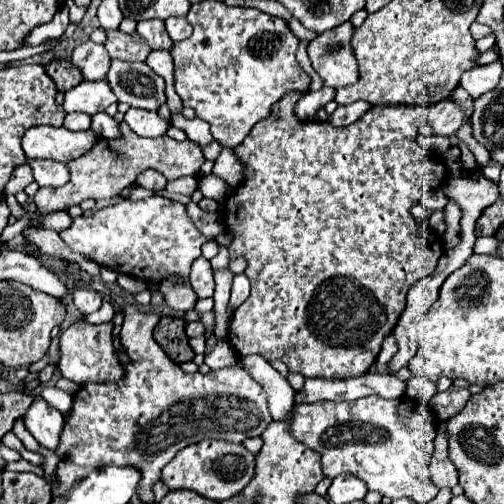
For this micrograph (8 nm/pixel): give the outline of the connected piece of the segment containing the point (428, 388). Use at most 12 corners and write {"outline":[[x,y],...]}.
{"outline":[[425,378],[407,382],[407,396],[425,404],[435,396],[435,382]]}

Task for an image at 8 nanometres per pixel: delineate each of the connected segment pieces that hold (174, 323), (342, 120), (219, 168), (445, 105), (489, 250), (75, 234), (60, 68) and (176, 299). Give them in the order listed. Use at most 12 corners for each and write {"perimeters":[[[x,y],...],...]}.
{"perimeters":[[[161,318],[153,338],[175,364],[195,356],[181,318]],[[365,102],[337,106],[329,116],[333,126],[349,126],[371,106]],[[223,148],[213,174],[227,180],[231,188],[243,182],[245,164],[230,148]],[[451,98],[429,108],[439,136],[455,134],[467,120]],[[477,238],[473,250],[477,254],[497,252],[497,240]],[[163,196],[79,216],[61,238],[153,284],[185,282],[209,238]],[[51,60],[45,70],[59,92],[83,82],[69,60]],[[189,284],[161,288],[165,302],[177,312],[187,312],[197,302]]]}

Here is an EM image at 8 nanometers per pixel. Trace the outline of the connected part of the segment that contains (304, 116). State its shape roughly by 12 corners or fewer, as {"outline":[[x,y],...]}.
{"outline":[[323,86],[307,92],[295,104],[301,122],[315,118],[317,110],[335,98],[335,90]]}

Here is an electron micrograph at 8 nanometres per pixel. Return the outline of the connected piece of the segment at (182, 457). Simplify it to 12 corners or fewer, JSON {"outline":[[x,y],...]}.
{"outline":[[203,440],[163,468],[169,490],[223,502],[255,476],[243,444]]}

